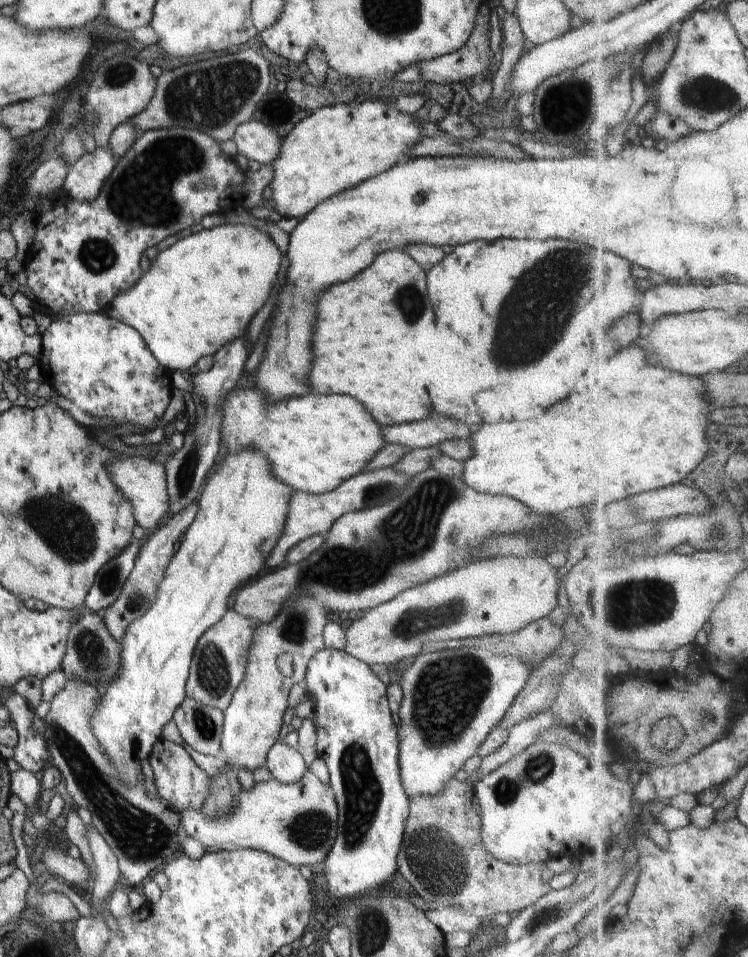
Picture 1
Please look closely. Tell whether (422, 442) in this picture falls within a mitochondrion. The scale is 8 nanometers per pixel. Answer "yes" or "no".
no

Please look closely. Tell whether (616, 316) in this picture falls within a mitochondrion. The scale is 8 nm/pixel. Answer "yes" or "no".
no

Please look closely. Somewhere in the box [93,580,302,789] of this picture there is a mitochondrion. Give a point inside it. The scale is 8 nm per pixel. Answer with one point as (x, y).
(212, 671)

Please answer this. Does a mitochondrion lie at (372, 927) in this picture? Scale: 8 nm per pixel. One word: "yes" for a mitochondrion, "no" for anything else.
yes

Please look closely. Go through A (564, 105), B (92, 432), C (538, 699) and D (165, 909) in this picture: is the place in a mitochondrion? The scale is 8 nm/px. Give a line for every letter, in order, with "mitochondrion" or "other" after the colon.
A: mitochondrion
B: other
C: other
D: other

